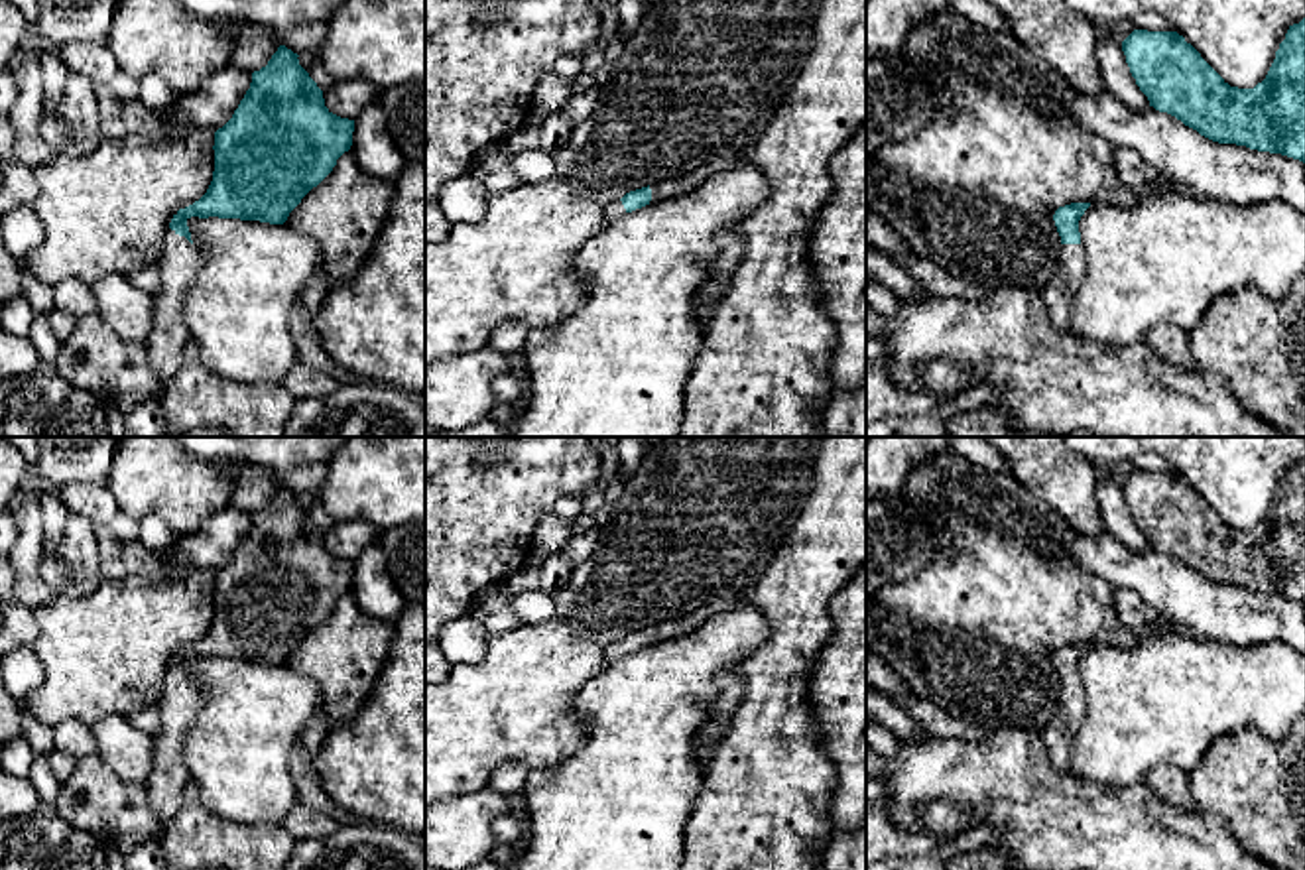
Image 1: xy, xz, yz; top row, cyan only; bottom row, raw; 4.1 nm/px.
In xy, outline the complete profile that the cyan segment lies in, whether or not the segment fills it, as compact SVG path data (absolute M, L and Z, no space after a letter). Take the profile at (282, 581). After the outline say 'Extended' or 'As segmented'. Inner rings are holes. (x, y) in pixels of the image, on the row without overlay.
M280 486L268 506L252 514L232 559L215 573L215 612L207 634L169 663L157 707L161 722L152 734L154 768L144 785L165 825L191 781L183 746L203 707L187 661L218 657L283 665L352 587L354 561L325 547L323 531L297 498Z. Extended

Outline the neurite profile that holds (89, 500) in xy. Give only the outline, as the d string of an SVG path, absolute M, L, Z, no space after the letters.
M71 482L55 488L71 516L79 516L93 526L110 526L118 512L116 500L106 484Z

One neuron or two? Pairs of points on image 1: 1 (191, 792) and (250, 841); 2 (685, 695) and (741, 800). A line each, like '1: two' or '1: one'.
1: one
2: two

